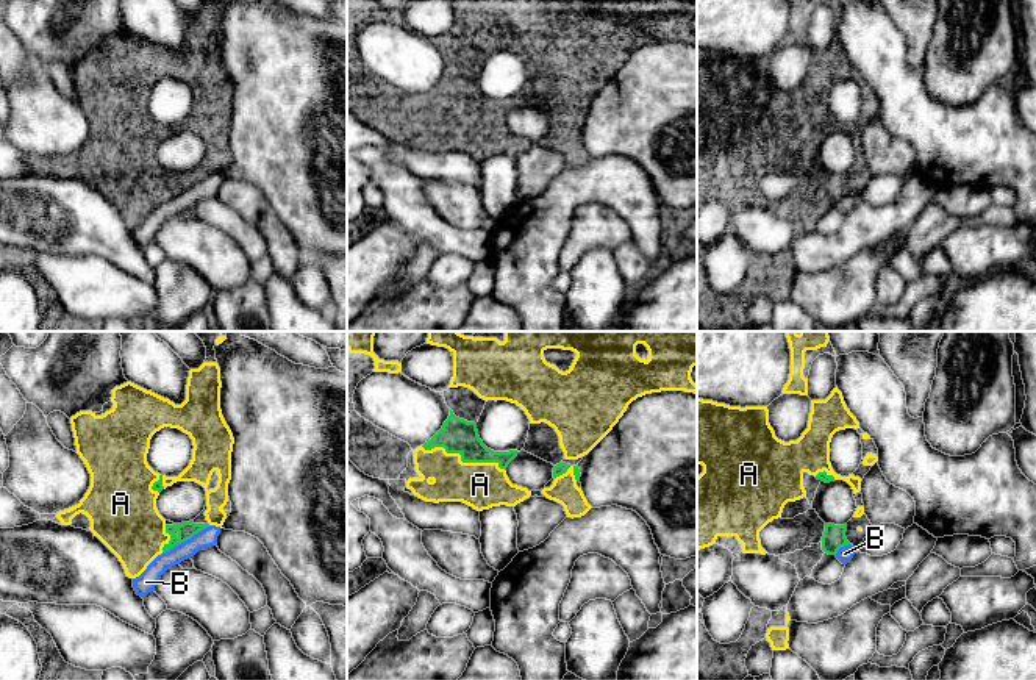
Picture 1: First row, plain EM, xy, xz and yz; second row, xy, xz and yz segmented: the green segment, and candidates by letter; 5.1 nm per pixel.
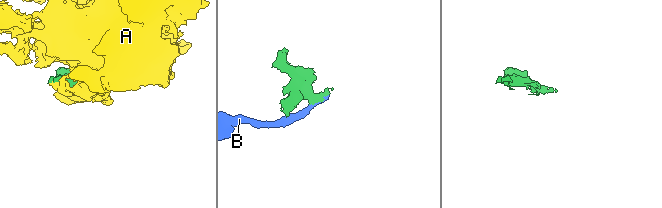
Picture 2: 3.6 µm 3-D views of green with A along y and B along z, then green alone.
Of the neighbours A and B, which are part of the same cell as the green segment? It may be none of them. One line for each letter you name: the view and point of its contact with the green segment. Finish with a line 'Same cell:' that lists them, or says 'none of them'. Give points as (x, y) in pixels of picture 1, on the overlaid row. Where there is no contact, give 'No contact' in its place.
A: Touches green at xz (461, 460)
Same cell: A

